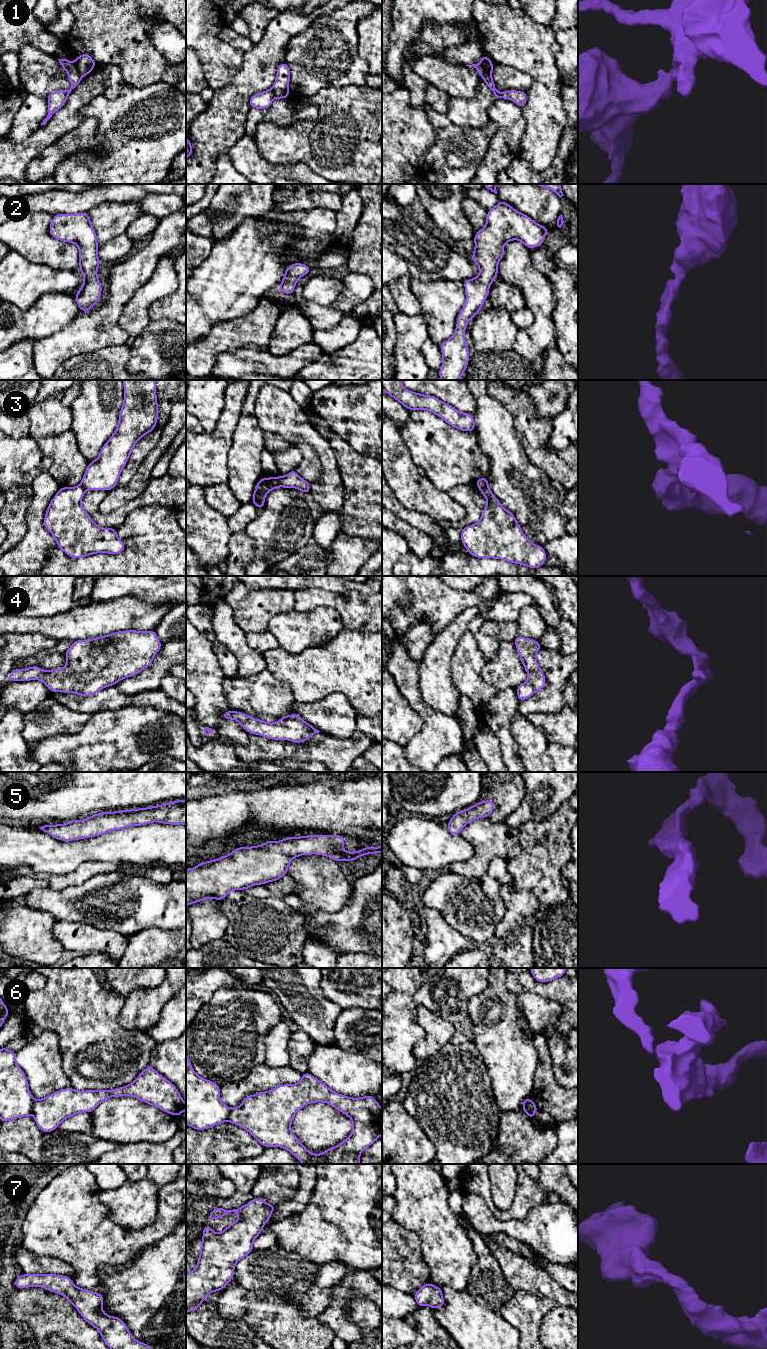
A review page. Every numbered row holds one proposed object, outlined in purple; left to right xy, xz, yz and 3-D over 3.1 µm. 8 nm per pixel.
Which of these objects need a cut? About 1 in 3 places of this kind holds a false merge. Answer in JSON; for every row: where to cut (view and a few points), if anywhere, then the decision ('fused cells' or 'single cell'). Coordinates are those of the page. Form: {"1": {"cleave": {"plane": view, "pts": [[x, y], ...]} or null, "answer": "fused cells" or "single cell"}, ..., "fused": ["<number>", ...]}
{"1": {"cleave": {"plane": "xy", "pts": [[75, 61], [78, 74], [81, 77]]}, "answer": "fused cells"}, "2": {"cleave": null, "answer": "single cell"}, "3": {"cleave": {"plane": "xz", "pts": [[275, 477], [280, 486]]}, "answer": "fused cells"}, "4": {"cleave": null, "answer": "single cell"}, "5": {"cleave": null, "answer": "single cell"}, "6": {"cleave": {"plane": "xy", "pts": [[34, 1099], [31, 1113]]}, "answer": "fused cells"}, "7": {"cleave": null, "answer": "single cell"}, "fused": ["1", "3", "6"]}

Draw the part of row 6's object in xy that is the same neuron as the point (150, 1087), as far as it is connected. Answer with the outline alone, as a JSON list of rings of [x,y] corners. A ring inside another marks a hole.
[[[151,1065],[145,1068],[129,1085],[116,1089],[77,1091],[60,1089],[42,1099],[34,1099],[32,1115],[37,1127],[44,1133],[58,1129],[67,1118],[76,1114],[91,1113],[110,1097],[135,1097],[173,1116],[186,1110],[186,1103],[179,1091]]]

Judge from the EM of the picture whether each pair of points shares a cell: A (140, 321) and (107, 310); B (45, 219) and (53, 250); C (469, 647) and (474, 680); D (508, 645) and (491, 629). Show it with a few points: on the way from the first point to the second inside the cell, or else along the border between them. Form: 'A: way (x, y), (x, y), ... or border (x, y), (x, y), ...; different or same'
A: border (133, 294), (119, 318), (119, 326), (128, 336); different
B: way (44, 227), (45, 242); same
C: way (469, 655), (471, 659), (471, 672); same
D: border (511, 639), (502, 639), (496, 653), (490, 659); different

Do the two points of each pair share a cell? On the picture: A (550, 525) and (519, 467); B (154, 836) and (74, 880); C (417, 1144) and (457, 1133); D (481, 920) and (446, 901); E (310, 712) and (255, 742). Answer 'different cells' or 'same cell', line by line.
A: same cell
B: different cells
C: different cells
D: same cell
E: different cells

